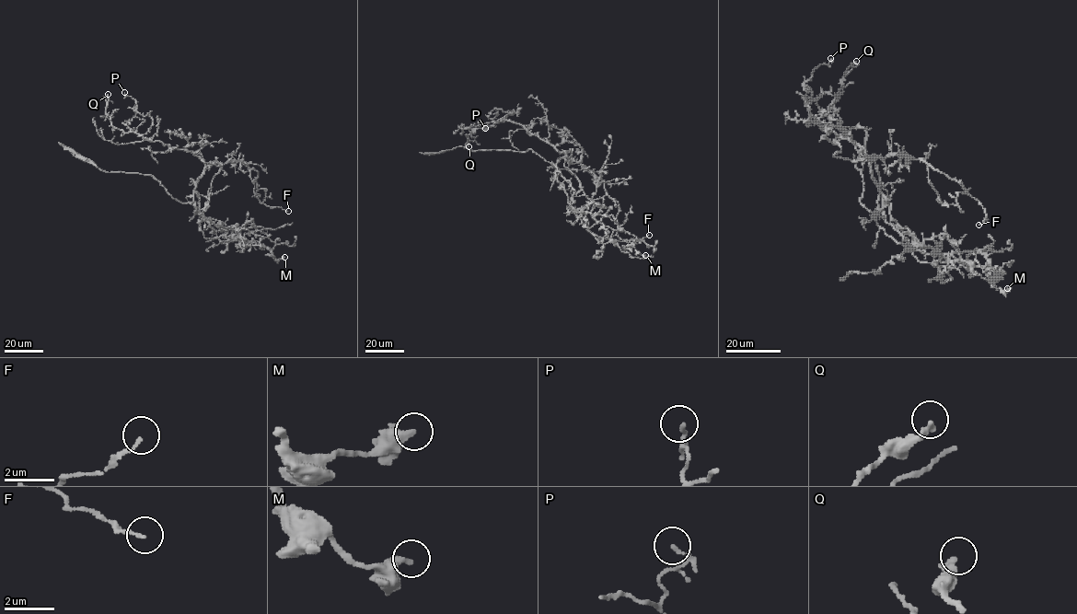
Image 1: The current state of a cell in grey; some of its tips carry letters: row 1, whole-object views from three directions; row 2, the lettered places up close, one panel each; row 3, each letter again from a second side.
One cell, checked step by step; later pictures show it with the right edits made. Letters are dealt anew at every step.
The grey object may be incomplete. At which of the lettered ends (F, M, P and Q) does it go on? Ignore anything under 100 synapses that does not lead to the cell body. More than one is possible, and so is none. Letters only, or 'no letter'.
no letter

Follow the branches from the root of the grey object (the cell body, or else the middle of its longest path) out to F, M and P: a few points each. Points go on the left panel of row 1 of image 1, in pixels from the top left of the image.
F: (193, 190), (208, 166), (241, 161), (257, 171), (256, 195), (260, 202), (288, 211)
M: (193, 190), (193, 205), (211, 226), (229, 226), (231, 237), (260, 230), (274, 243), (272, 254), (284, 257)
P: (193, 190), (204, 162), (191, 152), (145, 140), (151, 117), (141, 115), (136, 101), (124, 92)

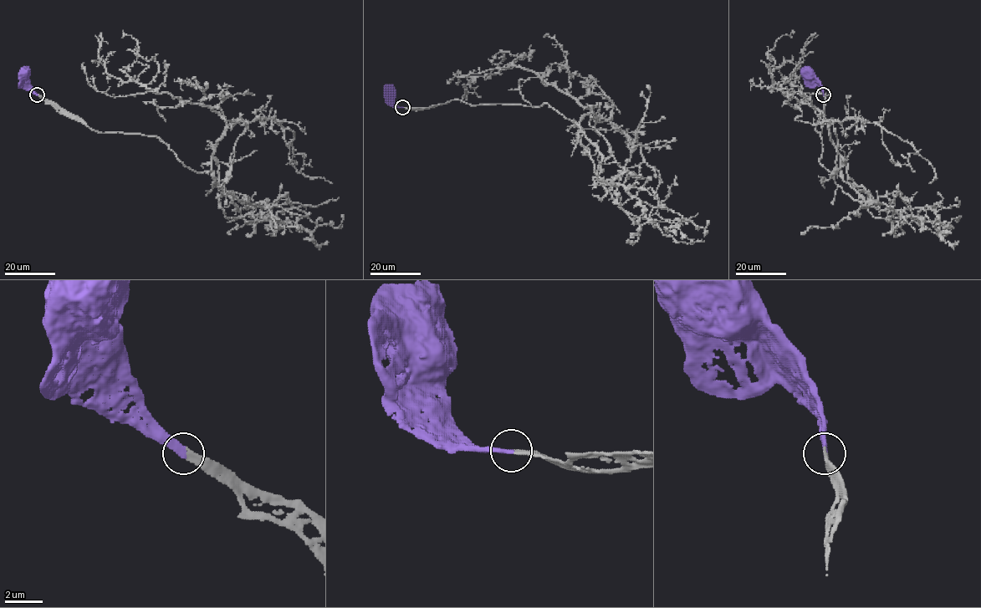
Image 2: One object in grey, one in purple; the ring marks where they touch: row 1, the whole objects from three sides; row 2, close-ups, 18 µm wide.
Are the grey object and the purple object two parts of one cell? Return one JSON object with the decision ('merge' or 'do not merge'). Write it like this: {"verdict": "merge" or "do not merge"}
{"verdict": "merge"}

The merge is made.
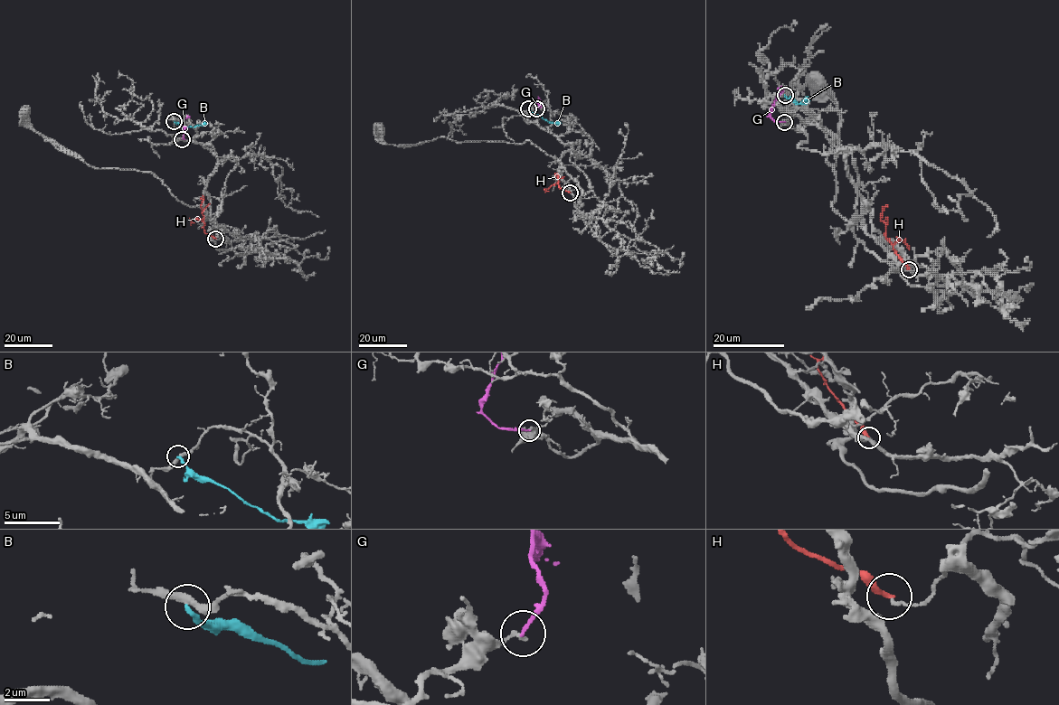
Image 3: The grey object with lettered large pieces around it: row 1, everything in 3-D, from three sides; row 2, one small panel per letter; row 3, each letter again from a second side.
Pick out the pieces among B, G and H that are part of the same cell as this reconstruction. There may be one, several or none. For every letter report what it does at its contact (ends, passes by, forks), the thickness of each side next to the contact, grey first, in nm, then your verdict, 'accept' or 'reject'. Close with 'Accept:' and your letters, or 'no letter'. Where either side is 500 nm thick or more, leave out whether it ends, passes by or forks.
B: it ends; calibres 320 and 220 nm; reject
G: it ends; calibres 170 and 160 nm; reject
H: it ends; calibres 130 and 280 nm; reject
Accept: no letter

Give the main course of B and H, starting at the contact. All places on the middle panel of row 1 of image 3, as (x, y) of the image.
B: (528, 108), (550, 122), (561, 123)
H: (570, 192), (558, 185), (557, 178)

